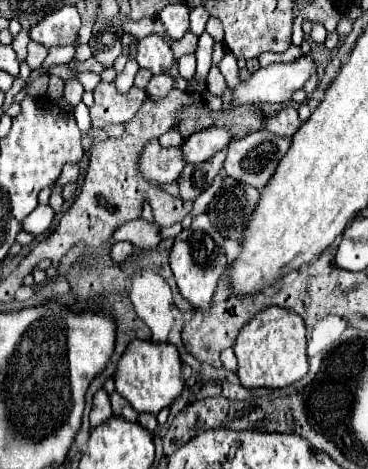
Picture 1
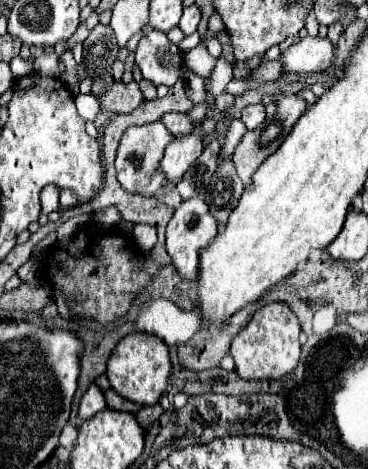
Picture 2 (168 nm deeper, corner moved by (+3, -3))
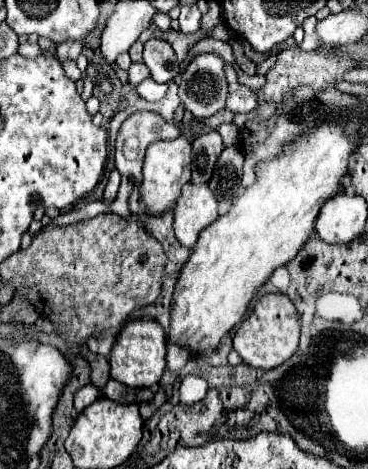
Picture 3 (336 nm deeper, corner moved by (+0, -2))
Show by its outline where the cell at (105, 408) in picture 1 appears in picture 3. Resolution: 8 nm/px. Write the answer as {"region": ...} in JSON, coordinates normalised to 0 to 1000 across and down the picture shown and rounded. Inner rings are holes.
{"region":[[[242,817],[204,838],[204,872],[220,881],[231,868],[242,868],[264,851],[274,851],[274,829],[258,825],[253,817]]]}

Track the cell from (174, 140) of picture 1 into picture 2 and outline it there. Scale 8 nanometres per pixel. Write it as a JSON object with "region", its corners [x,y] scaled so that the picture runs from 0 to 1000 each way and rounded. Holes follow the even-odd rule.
{"region":[[[489,239],[446,243],[446,247],[440,247],[440,260],[446,260],[446,269],[451,269],[473,290],[516,286],[516,281],[533,273],[533,264],[527,264],[505,243],[489,243]]]}

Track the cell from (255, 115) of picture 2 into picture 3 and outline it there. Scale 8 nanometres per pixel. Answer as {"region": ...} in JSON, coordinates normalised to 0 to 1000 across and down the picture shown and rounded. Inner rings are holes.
{"region":[[[628,139],[617,143],[617,173],[622,173],[617,232],[633,241],[688,241],[704,228],[704,207],[666,181],[644,177],[644,156]]]}

